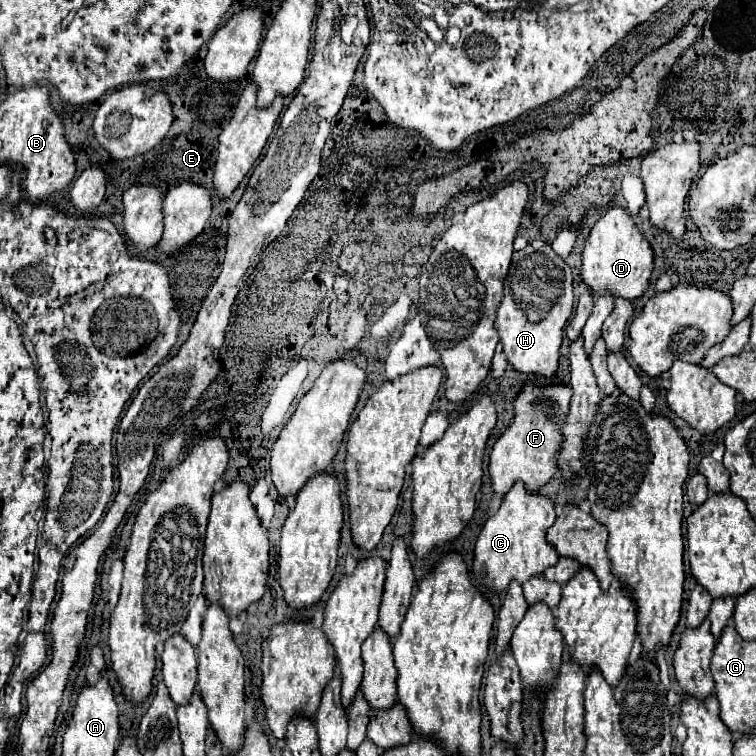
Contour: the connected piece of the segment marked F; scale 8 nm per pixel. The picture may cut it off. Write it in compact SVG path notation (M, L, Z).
M525 385L523 391L515 399L515 421L509 429L497 439L491 455L489 455L489 477L493 493L503 497L517 481L521 481L527 493L539 491L549 479L557 473L555 455L561 447L559 429L569 409L571 387L565 385L551 385L551 387L537 387Z

